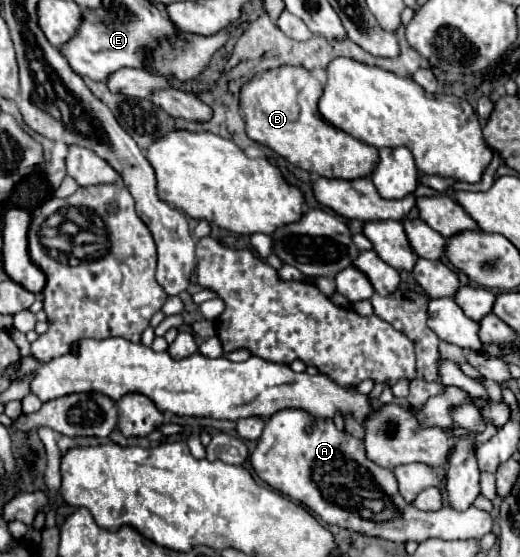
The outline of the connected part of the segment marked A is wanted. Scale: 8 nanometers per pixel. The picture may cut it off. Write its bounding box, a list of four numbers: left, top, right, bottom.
[253,409,493,541]

